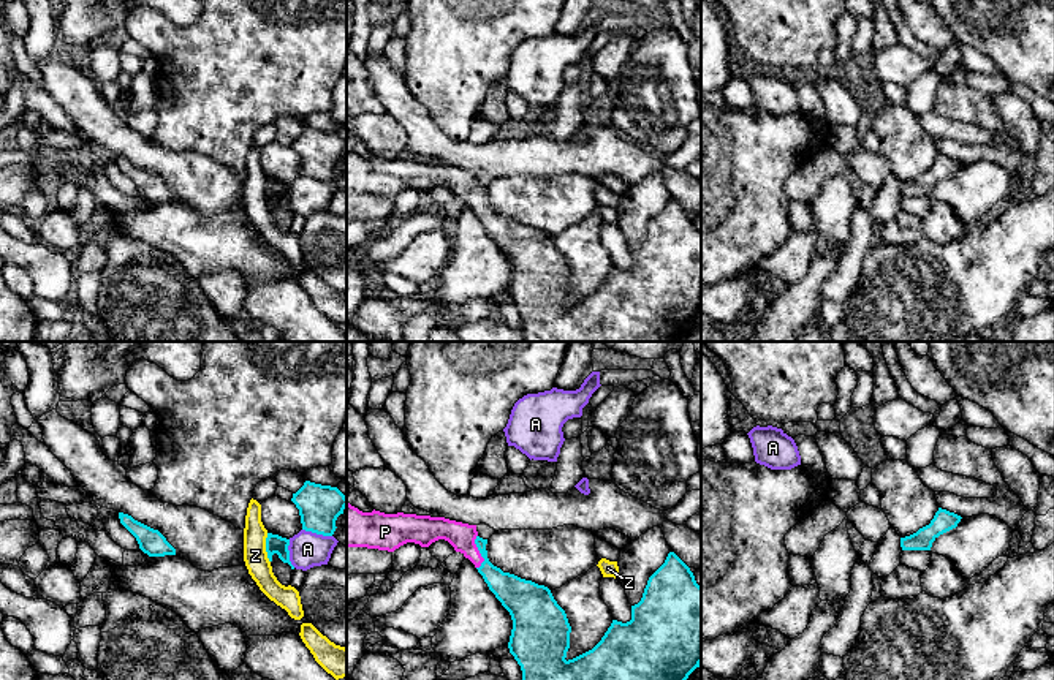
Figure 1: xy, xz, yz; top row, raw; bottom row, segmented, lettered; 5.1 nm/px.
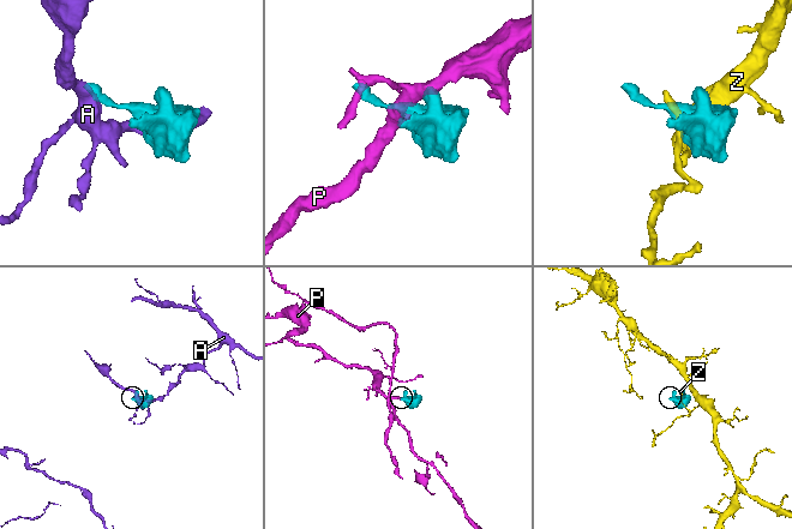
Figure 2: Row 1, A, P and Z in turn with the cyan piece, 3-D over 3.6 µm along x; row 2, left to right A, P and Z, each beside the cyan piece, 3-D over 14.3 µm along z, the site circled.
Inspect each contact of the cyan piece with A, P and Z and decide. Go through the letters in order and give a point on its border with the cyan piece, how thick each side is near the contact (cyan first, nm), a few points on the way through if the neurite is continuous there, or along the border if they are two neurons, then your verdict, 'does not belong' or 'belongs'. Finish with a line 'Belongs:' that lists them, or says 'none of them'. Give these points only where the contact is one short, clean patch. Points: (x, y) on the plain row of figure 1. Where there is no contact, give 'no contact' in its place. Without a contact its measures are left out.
A: meets cyan in xy at (317, 179); 220 nm thick on the cyan side, 180 nm on the other; does not belong
P: meets cyan in xz at (480, 198); 160 nm thick on the cyan side, 140 nm on the other; runs through xz (510, 236), (483, 211), (480, 198), (461, 182); belongs
Z: meets cyan in xy at (266, 193); 100 nm thick on the cyan side, 120 nm on the other; border along xy (266, 179), (266, 203), (269, 207); does not belong
Belongs: P

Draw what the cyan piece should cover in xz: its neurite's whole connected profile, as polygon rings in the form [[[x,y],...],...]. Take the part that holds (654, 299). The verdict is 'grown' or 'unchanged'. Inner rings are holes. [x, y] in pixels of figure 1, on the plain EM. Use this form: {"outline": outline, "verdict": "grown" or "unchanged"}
{"outline": [[[347,149],[347,193],[394,198],[407,188],[429,193],[438,185],[448,187],[475,210],[489,236],[510,258],[513,275],[508,294],[521,312],[525,342],[676,342],[701,310],[701,232],[674,198],[649,223],[641,247],[631,251],[631,266],[612,266],[592,296],[567,307],[571,272],[565,256],[548,232],[494,212],[487,204],[487,185],[478,182],[476,171],[404,158],[362,158]]], "verdict": "grown"}

